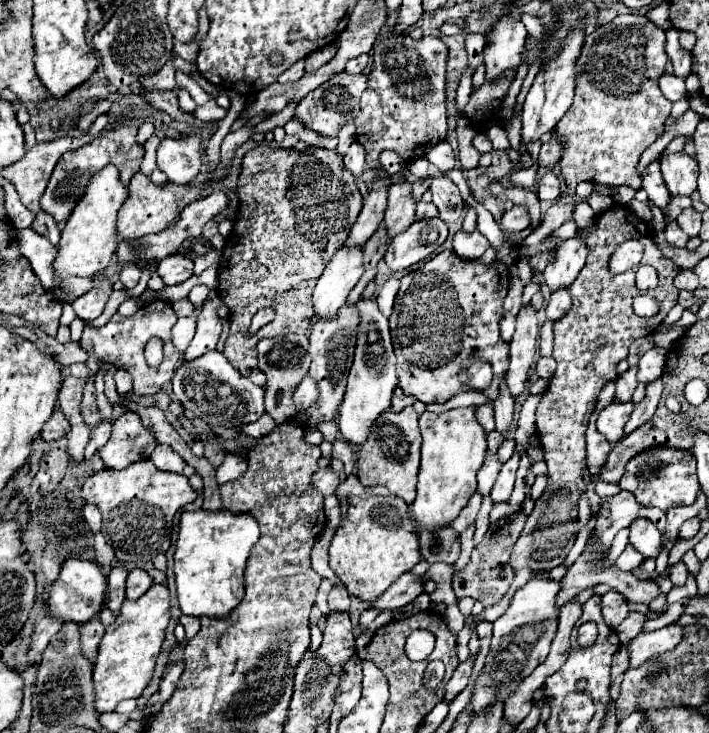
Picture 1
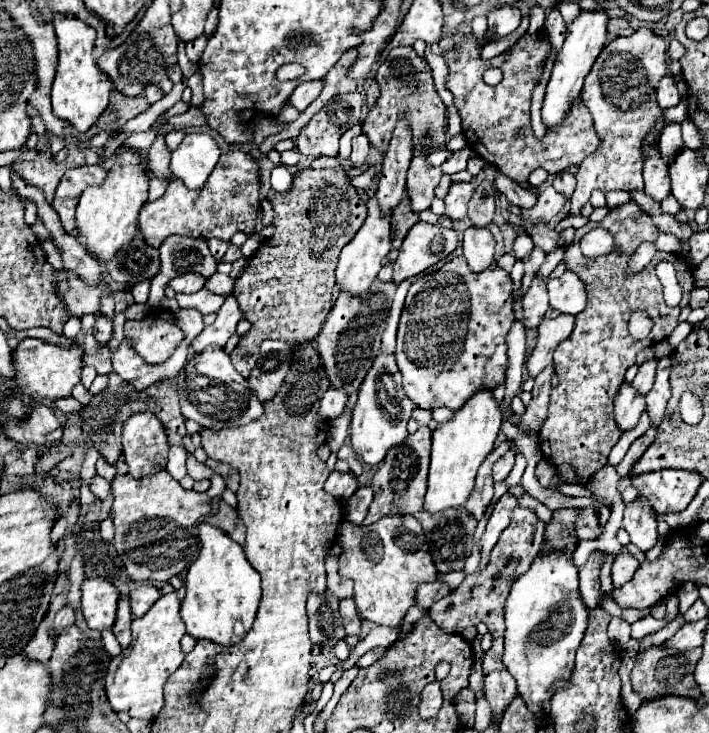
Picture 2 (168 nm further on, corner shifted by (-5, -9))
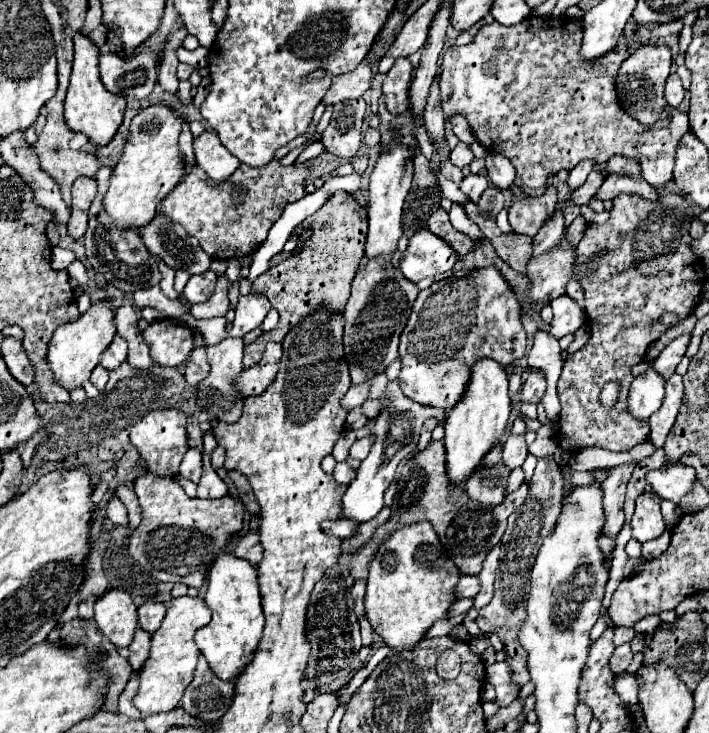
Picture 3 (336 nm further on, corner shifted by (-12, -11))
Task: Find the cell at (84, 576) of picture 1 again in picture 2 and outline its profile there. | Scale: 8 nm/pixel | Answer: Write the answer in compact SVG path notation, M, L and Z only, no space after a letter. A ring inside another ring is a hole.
M87 578L81 590L83 590L81 610L87 626L97 632L111 630L117 618L119 590L103 578Z

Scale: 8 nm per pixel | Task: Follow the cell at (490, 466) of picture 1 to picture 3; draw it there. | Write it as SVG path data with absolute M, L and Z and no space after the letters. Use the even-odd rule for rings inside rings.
M512 436L506 440L504 444L504 450L502 450L502 460L504 460L504 466L508 470L514 470L514 468L520 468L522 462L526 460L528 456L528 450L526 450L526 442L524 442L524 436Z

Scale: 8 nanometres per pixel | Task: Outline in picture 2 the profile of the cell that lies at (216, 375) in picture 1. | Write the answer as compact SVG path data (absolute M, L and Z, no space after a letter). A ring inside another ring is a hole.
M209 346L203 352L193 354L193 358L187 360L183 370L175 378L175 382L183 416L195 420L205 428L241 428L263 414L263 404L259 402L257 394L249 390L247 380L233 368L229 354L219 346Z

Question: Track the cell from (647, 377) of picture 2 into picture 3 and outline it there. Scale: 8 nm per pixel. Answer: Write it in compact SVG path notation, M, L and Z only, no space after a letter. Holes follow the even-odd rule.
M684 334L684 336L674 338L674 340L658 354L658 358L652 362L652 368L654 368L664 380L668 380L668 378L674 374L680 358L682 358L684 352L686 352L688 340L690 340L690 334Z

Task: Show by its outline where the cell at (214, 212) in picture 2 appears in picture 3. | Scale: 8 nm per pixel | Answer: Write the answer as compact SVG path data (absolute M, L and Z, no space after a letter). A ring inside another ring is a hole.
M278 160L268 162L266 166L260 168L248 168L246 164L240 164L240 168L224 182L212 184L206 176L204 170L198 166L186 174L182 182L162 200L164 206L164 216L168 216L172 222L184 226L202 246L202 250L212 256L212 258L240 258L246 254L252 254L258 250L258 246L266 240L266 234L270 226L280 218L282 206L288 202L294 202L306 194L304 190L304 178L306 178L306 166L282 166Z

